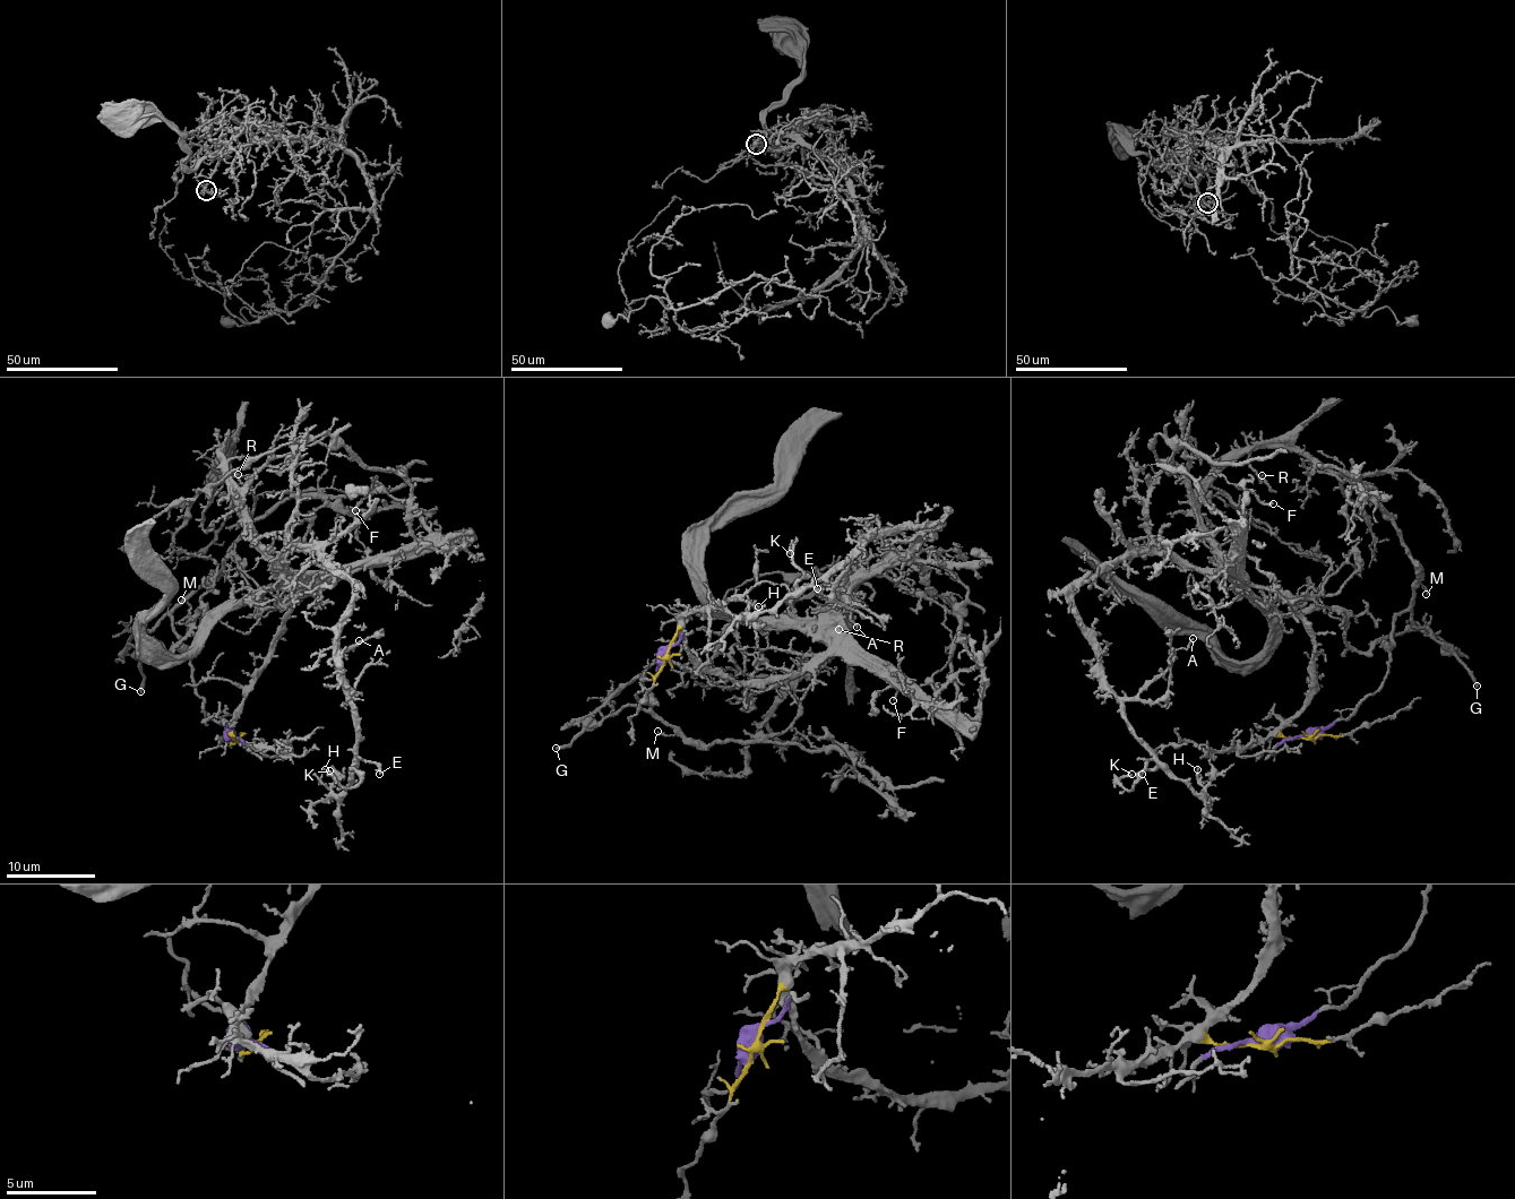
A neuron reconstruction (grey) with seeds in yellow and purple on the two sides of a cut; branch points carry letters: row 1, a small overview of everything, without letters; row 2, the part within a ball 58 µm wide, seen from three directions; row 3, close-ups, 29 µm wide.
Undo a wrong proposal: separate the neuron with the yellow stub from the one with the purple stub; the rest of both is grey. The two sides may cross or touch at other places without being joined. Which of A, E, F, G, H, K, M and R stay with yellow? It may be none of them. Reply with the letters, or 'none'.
A, E, F, H, K, R

